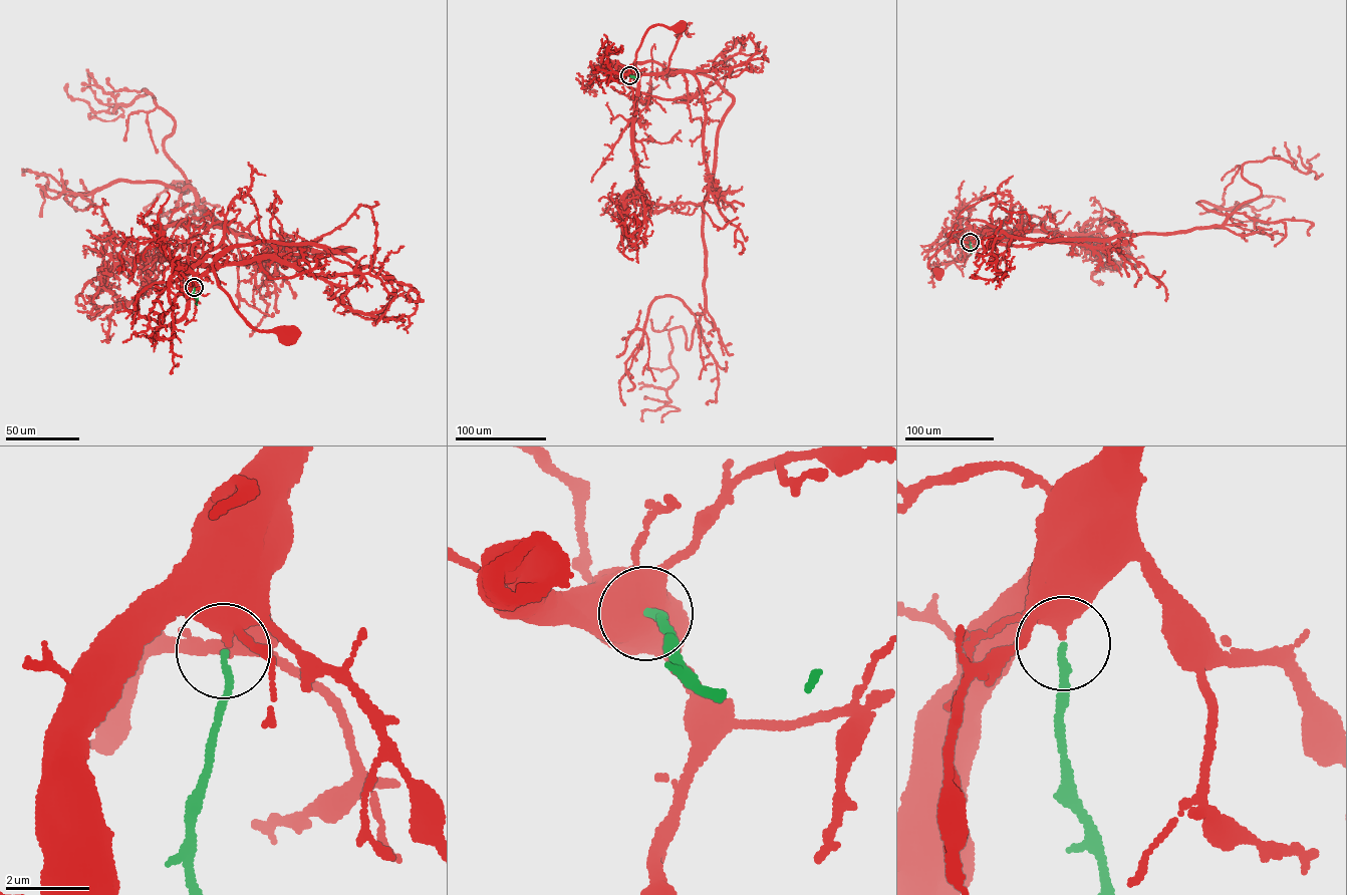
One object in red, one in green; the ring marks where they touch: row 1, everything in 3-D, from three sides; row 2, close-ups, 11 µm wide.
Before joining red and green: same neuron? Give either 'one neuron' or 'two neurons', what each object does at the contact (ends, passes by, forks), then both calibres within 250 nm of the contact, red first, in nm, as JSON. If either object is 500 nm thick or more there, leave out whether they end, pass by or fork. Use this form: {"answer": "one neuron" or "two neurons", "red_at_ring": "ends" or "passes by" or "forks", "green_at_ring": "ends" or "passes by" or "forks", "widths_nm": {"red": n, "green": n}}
{"answer": "one neuron", "red_at_ring": "passes by", "green_at_ring": "ends", "widths_nm": {"red": 440, "green": 170}}

